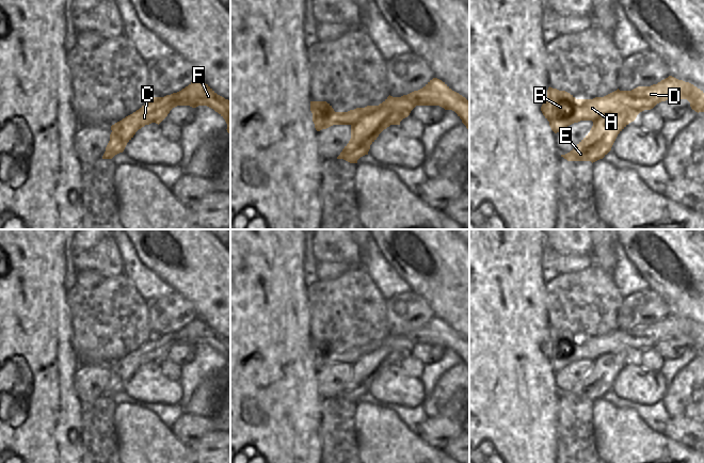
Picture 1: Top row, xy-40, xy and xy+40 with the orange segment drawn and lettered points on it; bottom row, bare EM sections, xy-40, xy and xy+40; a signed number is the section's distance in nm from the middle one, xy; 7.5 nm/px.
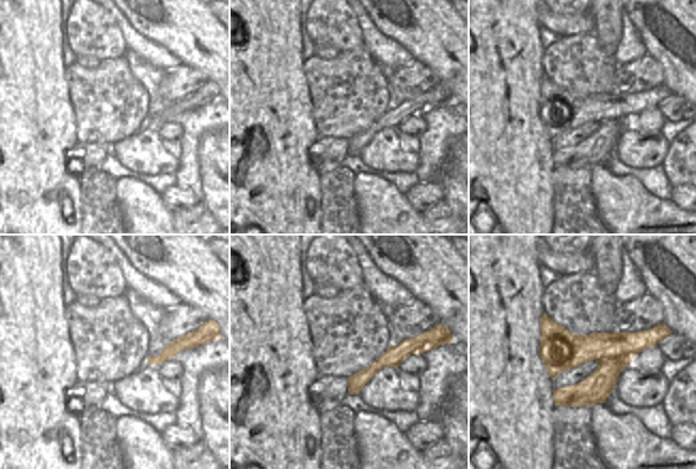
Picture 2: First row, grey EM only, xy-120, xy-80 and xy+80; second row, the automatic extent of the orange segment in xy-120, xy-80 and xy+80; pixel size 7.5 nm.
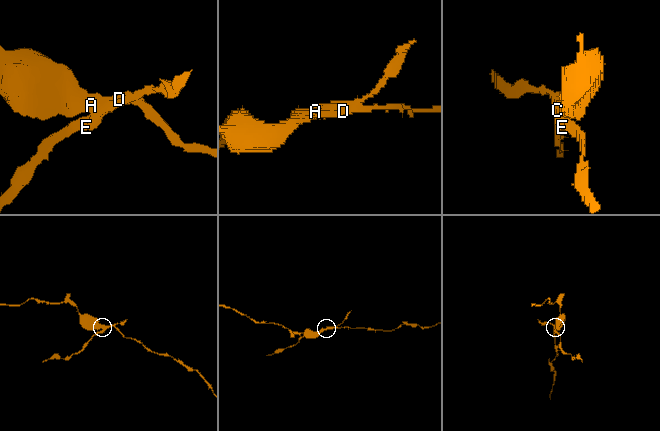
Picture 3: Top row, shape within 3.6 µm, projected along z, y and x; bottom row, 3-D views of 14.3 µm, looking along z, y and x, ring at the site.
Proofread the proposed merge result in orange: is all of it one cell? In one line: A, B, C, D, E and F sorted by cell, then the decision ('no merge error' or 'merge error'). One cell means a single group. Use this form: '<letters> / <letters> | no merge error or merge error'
A B / C D E F | merge error

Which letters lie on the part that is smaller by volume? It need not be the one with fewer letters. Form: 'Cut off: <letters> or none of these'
Cut off: C, D, E, F.

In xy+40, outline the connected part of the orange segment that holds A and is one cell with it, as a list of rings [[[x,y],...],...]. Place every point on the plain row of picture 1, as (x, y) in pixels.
[[[548,326],[547,337],[541,346],[551,369],[557,372],[580,360],[597,360],[602,355],[614,353],[620,341],[620,329],[593,338],[576,338],[565,330]]]

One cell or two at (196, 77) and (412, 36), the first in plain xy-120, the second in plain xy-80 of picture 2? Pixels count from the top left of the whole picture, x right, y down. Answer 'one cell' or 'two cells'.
two cells

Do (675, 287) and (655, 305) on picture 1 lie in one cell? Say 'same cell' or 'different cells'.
different cells

